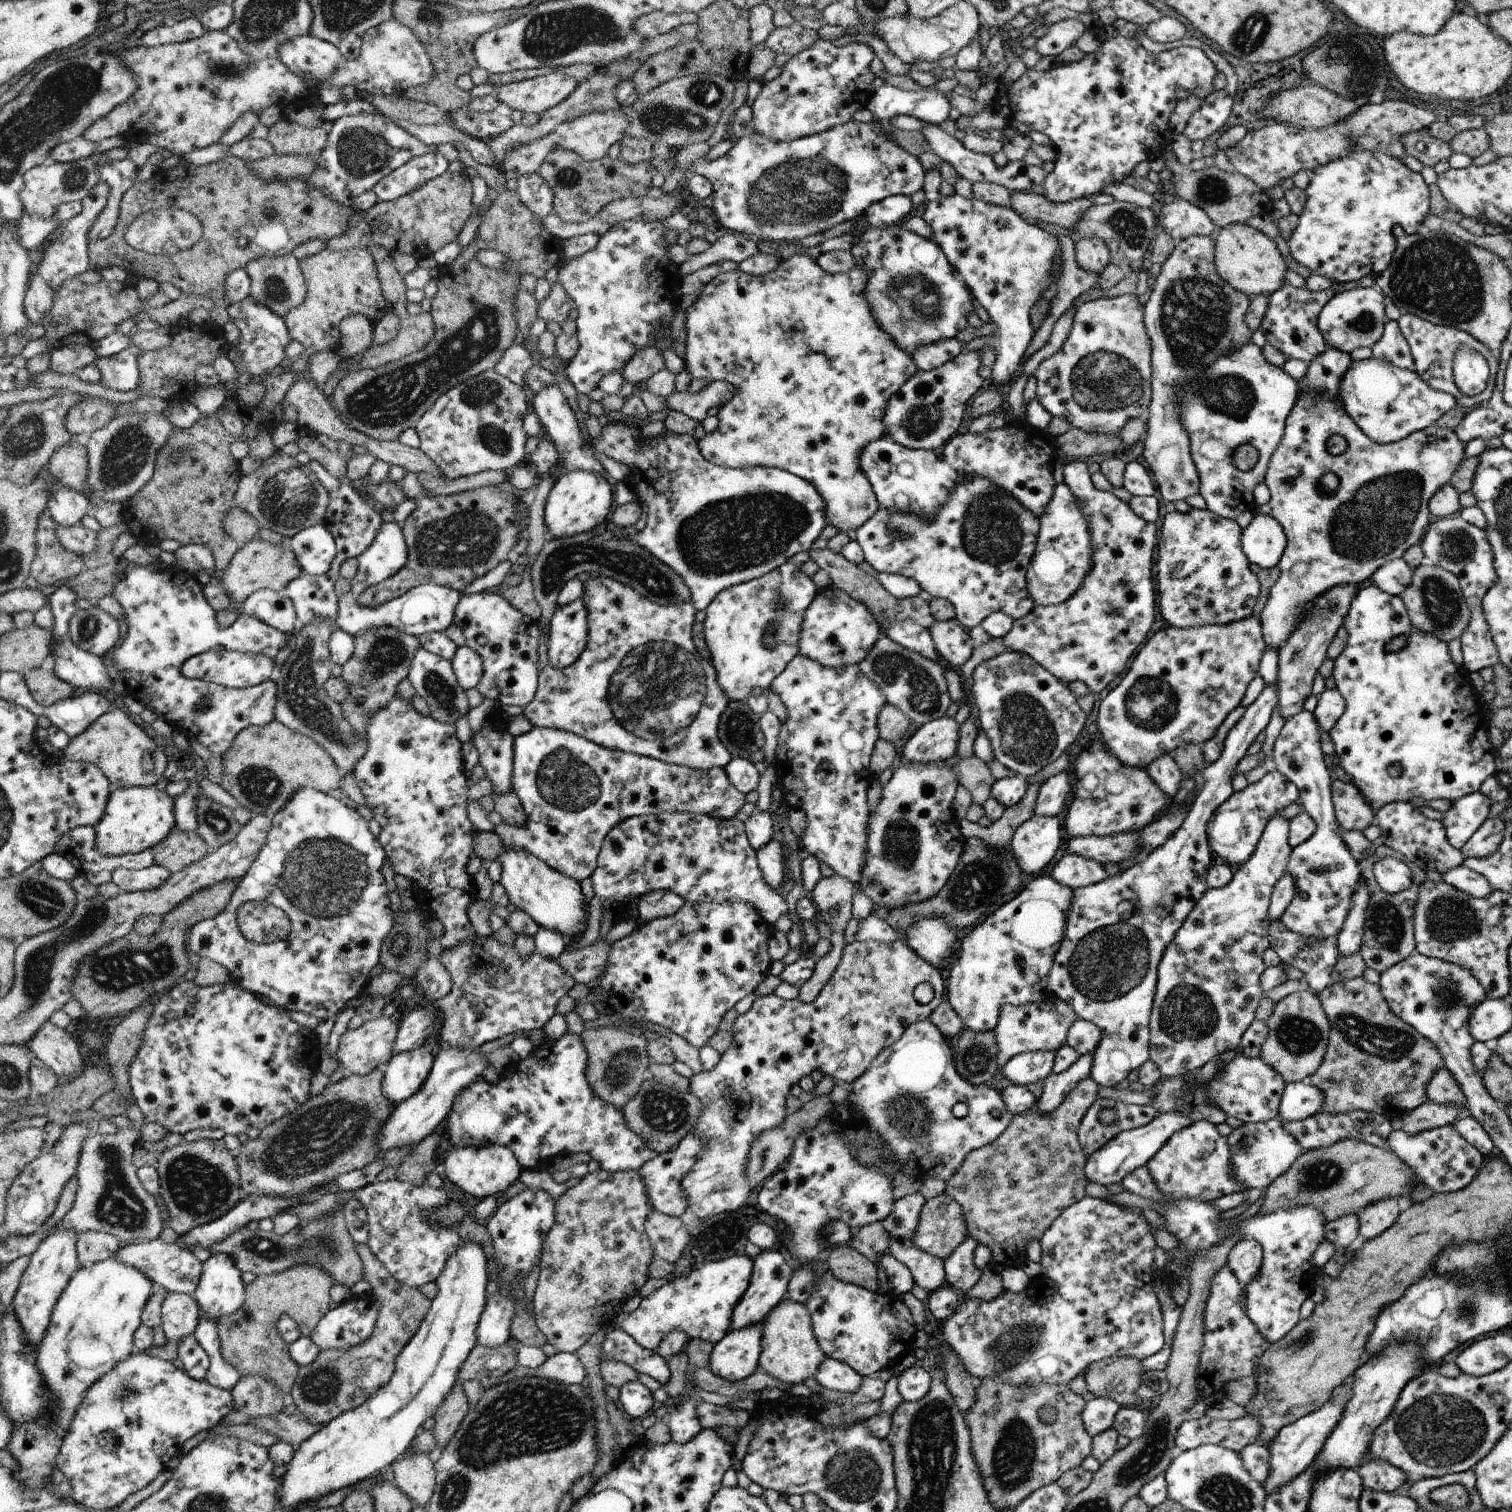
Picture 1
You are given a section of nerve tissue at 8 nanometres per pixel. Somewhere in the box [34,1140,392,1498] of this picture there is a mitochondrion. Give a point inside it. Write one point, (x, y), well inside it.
(198, 1187)

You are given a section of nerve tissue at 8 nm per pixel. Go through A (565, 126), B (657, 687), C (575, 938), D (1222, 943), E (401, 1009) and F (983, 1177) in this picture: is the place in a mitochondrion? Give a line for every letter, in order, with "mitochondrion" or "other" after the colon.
A: other
B: mitochondrion
C: other
D: other
E: other
F: mitochondrion

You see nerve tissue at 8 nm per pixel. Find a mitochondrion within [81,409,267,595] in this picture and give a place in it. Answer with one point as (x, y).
(126, 452)

